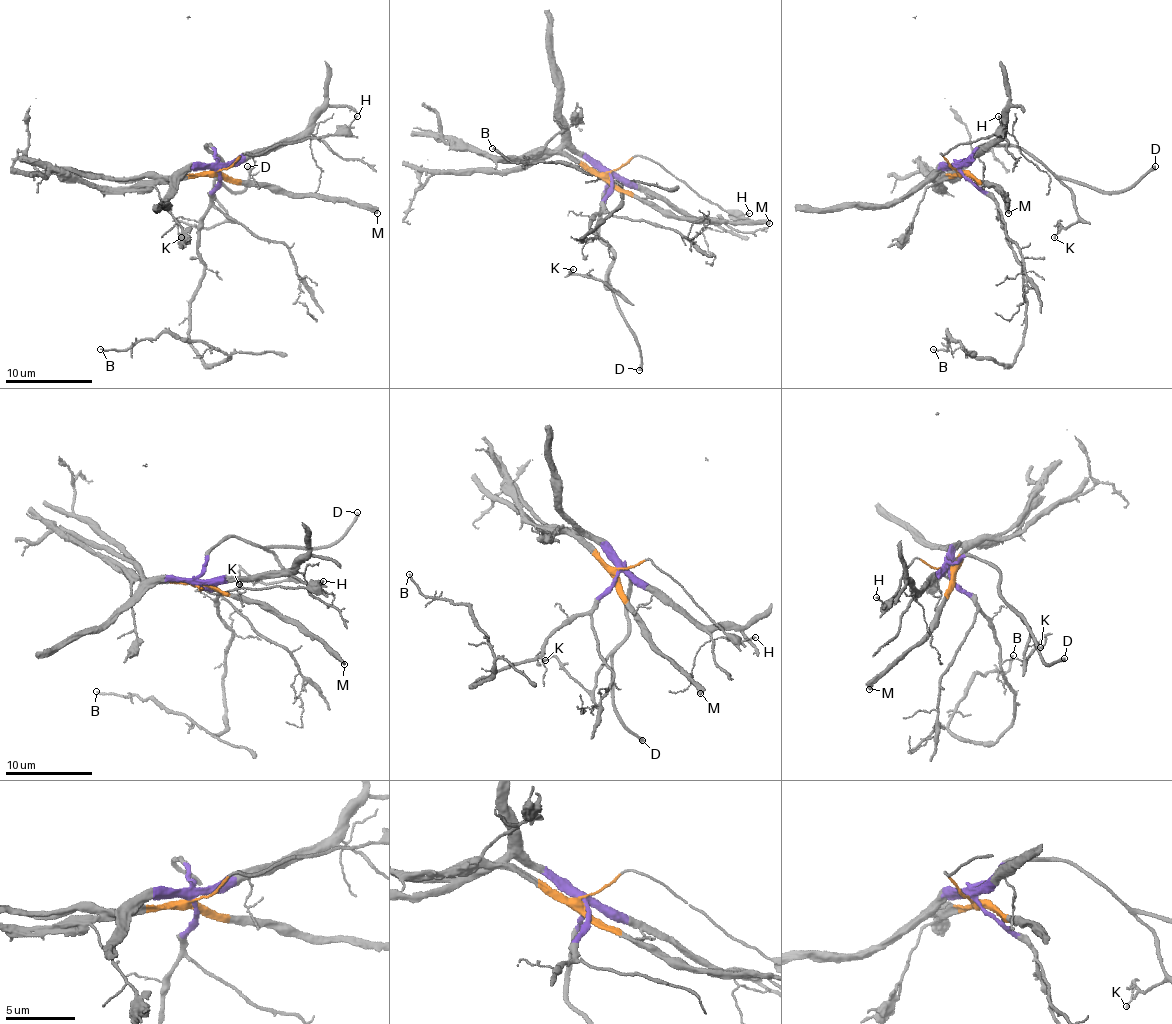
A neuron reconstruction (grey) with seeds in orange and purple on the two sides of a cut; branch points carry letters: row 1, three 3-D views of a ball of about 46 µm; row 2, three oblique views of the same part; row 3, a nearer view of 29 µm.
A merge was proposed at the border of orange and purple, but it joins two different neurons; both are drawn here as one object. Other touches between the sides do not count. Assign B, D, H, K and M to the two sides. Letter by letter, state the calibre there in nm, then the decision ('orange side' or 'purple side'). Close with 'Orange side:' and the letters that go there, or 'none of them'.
B: 170 nm thick; purple side
D: 300 nm thick; purple side
H: 120 nm thick; orange side
K: 120 nm thick; purple side
M: 360 nm thick; orange side
Orange side: H, M

